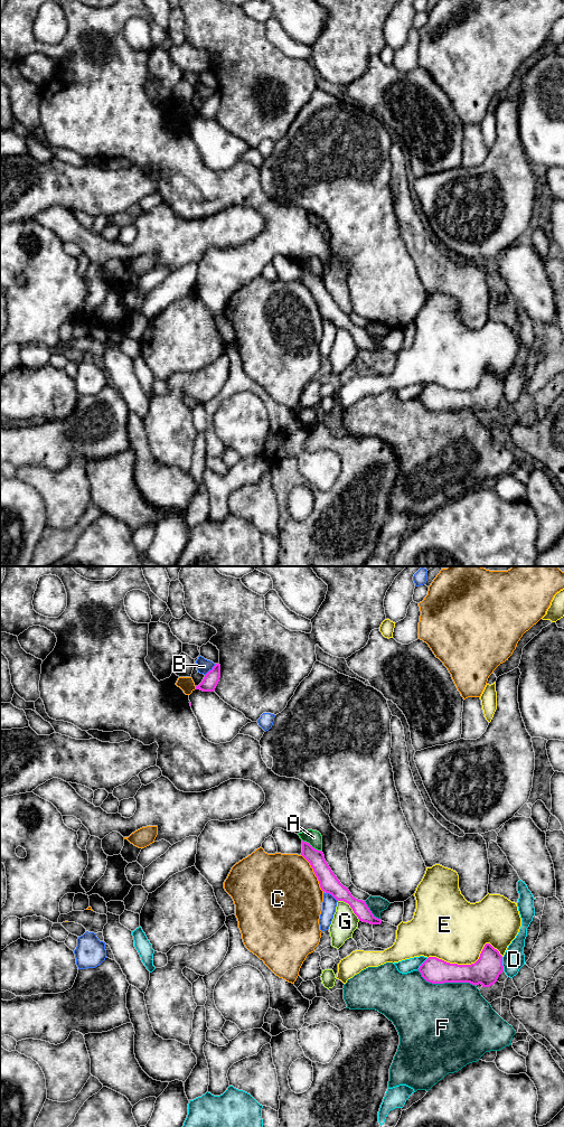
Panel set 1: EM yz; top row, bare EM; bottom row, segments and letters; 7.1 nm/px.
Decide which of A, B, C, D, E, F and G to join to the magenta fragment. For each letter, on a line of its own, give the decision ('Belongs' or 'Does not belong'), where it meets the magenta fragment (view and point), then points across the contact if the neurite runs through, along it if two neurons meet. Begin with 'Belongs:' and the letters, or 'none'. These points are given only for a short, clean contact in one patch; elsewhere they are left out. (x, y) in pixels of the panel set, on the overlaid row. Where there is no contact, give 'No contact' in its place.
Belongs: none
A: Does not belong. Touches magenta at yz (311, 846). Boundary: yz (302, 839), (321, 851)
B: Does not belong. Touches magenta at yz (212, 669)
C: Does not belong. Touches magenta at yz (315, 873)
D: Does not belong. Touches magenta at yz (501, 964)
E: Does not belong. Touches magenta at yz (468, 965)
F: Does not belong. Touches magenta at yz (445, 982)
G: Does not belong. Touches magenta at yz (350, 907)

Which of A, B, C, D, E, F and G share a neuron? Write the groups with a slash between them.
A / B / C / D / E / F / G

